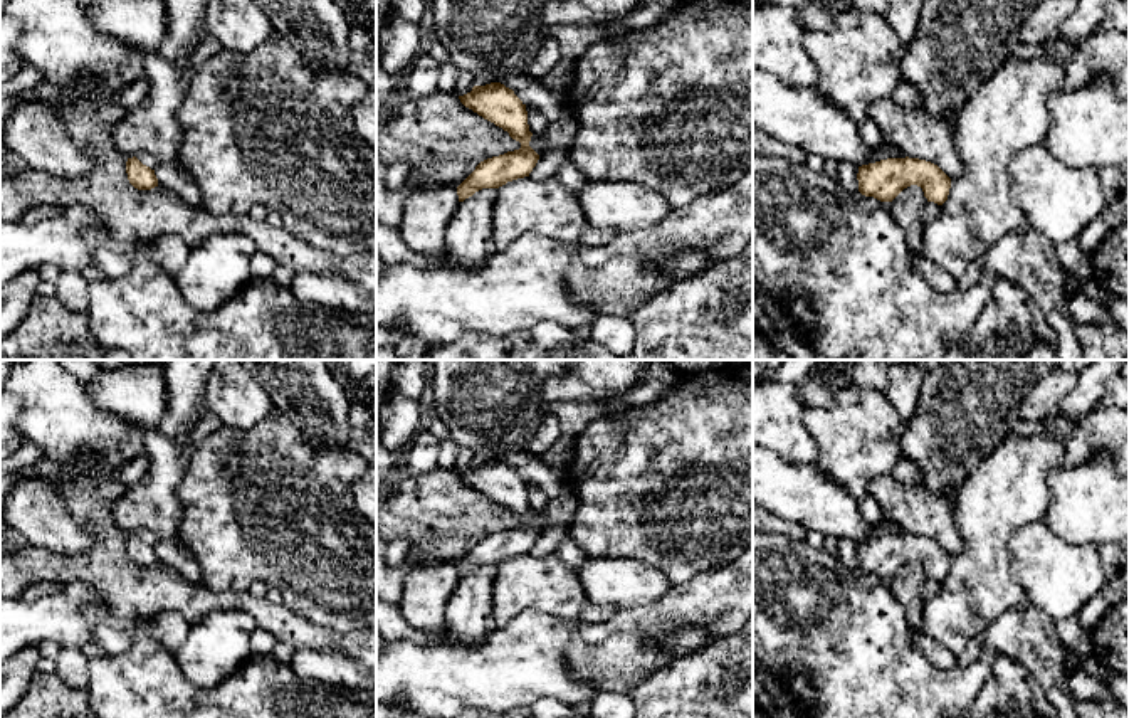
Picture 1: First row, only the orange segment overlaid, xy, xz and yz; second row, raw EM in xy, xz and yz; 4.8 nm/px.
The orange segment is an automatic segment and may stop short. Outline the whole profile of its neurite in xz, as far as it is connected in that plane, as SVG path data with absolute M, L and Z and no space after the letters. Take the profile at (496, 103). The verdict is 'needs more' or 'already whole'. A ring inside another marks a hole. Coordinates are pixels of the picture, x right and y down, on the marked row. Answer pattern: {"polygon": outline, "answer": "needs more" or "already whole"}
{"polygon": "M501 82L474 86L470 92L459 96L460 103L509 133L521 143L519 150L480 161L475 170L457 187L459 202L482 188L499 188L507 182L529 177L539 155L529 146L533 133L528 124L526 104L512 89Z", "answer": "already whole"}

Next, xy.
{"polygon": "M136 156L128 158L126 173L129 183L138 190L151 190L158 187L158 178L155 175L155 170L143 165Z", "answer": "already whole"}

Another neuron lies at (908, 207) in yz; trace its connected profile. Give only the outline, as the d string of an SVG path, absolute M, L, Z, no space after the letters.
M911 185L904 188L894 200L890 214L895 224L901 227L909 251L919 254L922 247L922 230L924 230L924 219L922 212L927 203L924 192L917 185Z

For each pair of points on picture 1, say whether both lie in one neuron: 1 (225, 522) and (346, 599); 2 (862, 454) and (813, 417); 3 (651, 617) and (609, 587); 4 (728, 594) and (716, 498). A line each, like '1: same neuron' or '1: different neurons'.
1: same neuron
2: same neuron
3: different neurons
4: different neurons

